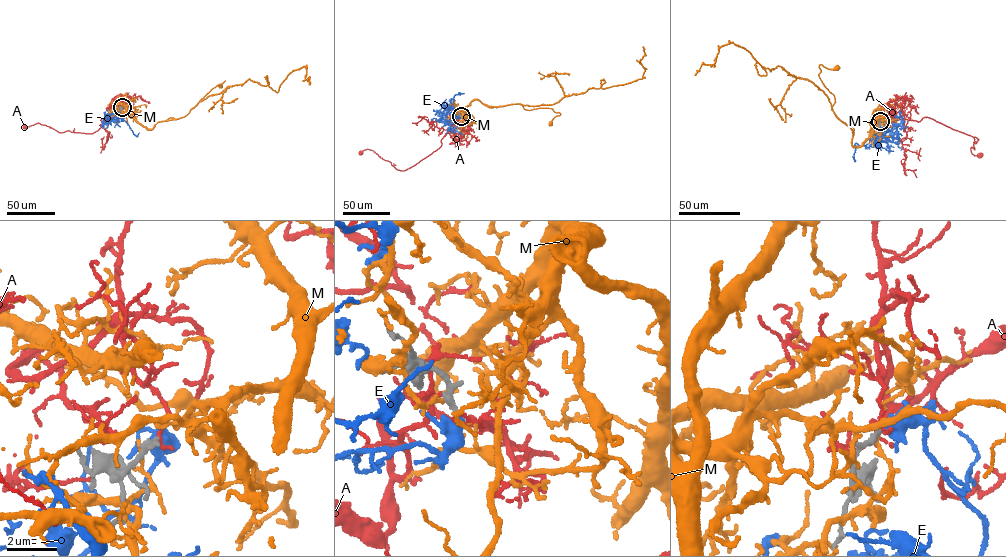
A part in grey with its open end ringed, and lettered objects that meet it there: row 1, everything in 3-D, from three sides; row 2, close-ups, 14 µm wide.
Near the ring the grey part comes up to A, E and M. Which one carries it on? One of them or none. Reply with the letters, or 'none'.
none

